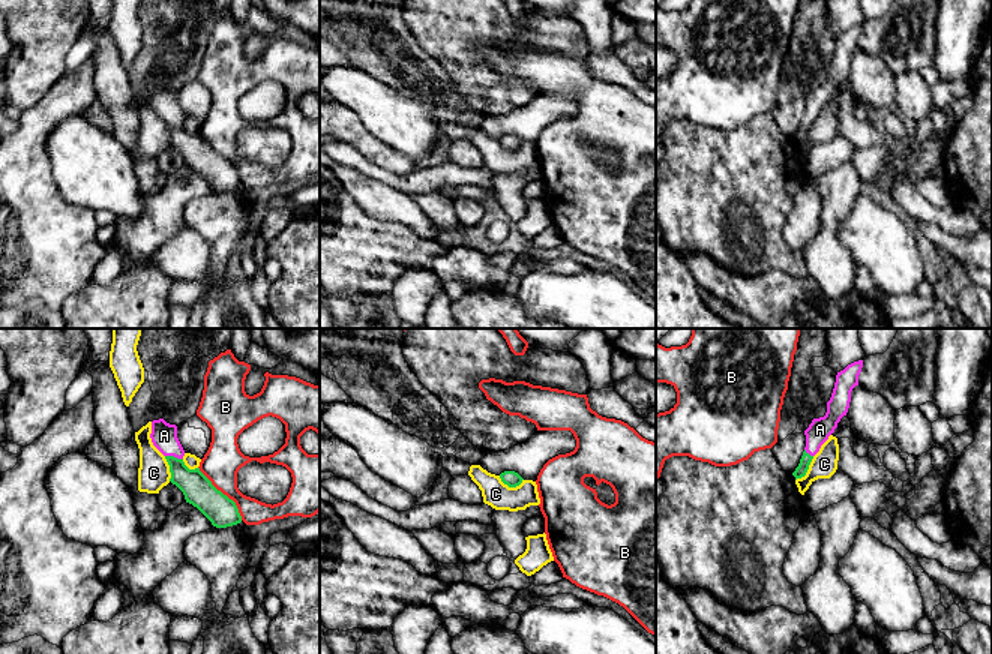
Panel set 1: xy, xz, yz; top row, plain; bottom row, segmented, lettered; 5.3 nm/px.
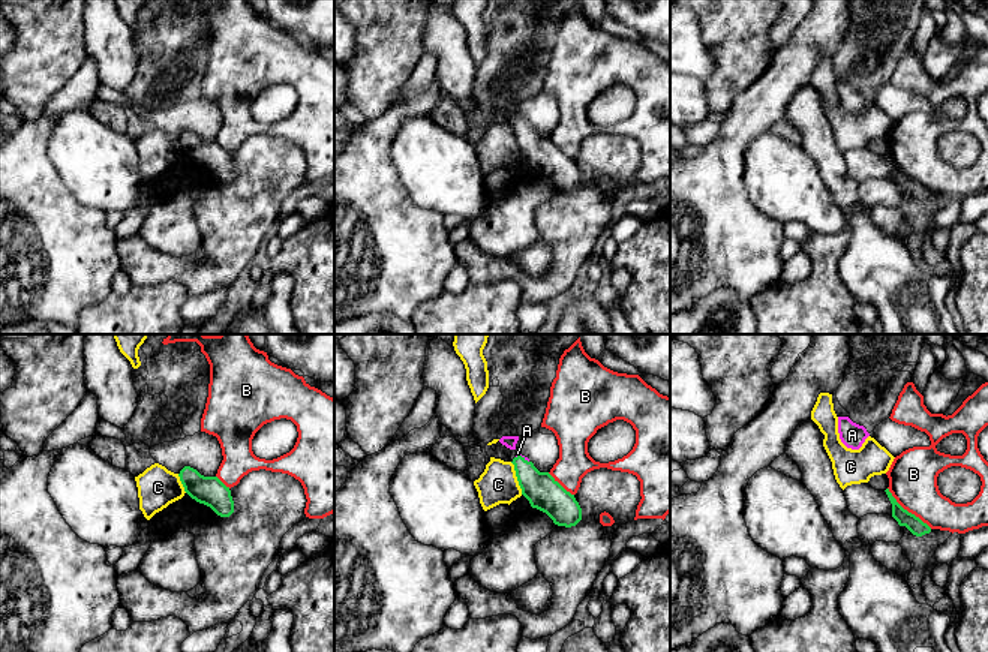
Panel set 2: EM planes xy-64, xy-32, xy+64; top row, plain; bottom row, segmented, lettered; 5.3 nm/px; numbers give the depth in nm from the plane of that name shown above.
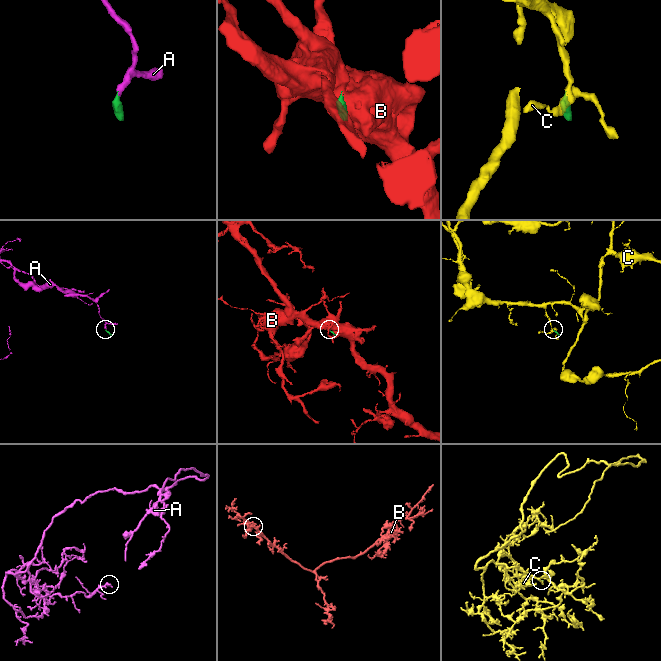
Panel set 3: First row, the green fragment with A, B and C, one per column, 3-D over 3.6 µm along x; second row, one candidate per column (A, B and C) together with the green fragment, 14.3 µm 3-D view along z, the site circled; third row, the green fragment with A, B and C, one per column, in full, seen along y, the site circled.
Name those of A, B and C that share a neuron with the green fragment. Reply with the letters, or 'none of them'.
A

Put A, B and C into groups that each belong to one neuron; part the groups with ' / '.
A / B / C

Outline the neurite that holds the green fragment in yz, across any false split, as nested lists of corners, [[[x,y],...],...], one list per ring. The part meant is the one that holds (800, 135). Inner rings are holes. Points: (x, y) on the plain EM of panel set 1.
[[[858,24],[848,28],[843,34],[837,36],[831,62],[827,66],[825,80],[813,82],[809,92],[804,94],[806,111],[798,130],[792,136],[795,144],[806,140],[813,120],[834,96],[840,82],[846,80],[851,66],[851,56],[855,50],[858,50],[858,39],[861,36],[861,32],[863,24]]]

